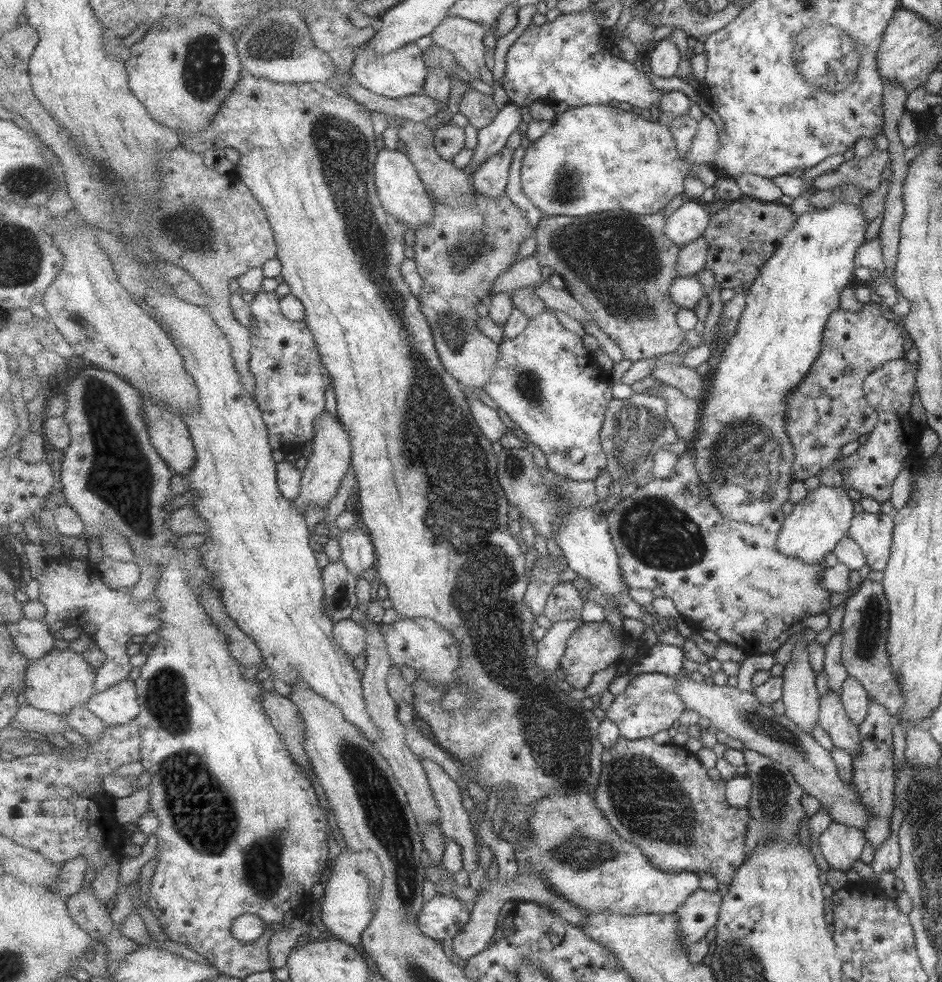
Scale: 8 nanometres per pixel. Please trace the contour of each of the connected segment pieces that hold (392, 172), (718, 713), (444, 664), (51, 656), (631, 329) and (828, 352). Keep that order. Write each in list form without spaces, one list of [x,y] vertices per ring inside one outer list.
[[[387,148],[378,152],[376,187],[385,210],[396,216],[397,220],[401,220],[403,224],[407,224],[414,232],[435,218],[433,215],[433,196],[429,194],[414,162],[407,153]]]
[[[678,675],[677,694],[685,702],[686,708],[696,711],[700,717],[711,720],[711,725],[745,743],[747,749],[761,753],[785,765],[795,781],[809,796],[817,798],[820,806],[826,808],[832,822],[844,824],[849,828],[865,830],[868,827],[870,814],[860,800],[860,796],[852,781],[841,780],[836,772],[836,763],[832,760],[831,752],[823,749],[810,733],[800,729],[793,721],[783,715],[770,713],[769,707],[761,705],[753,689],[741,691],[729,685],[712,686],[687,679]]]
[[[410,618],[389,624],[382,624],[382,633],[388,644],[389,654],[394,665],[409,666],[428,681],[436,685],[448,683],[456,678],[460,667],[460,650],[458,640],[450,630],[446,630],[430,618]]]
[[[54,648],[47,656],[30,662],[25,678],[27,686],[25,691],[26,704],[39,710],[66,716],[71,714],[74,708],[87,706],[91,701],[91,697],[97,695],[95,678],[97,678],[96,669],[81,654],[75,653],[68,648],[63,651]]]
[[[614,209],[585,217],[545,217],[535,232],[537,248],[533,255],[538,256],[541,266],[548,266],[561,276],[565,288],[588,308],[601,330],[620,347],[623,357],[633,362],[669,354],[685,345],[686,330],[679,323],[681,308],[670,295],[683,246],[665,232],[666,224],[667,219],[661,213],[637,215]]]
[[[869,301],[862,310],[845,312],[838,309],[830,314],[823,334],[822,346],[818,358],[814,360],[808,376],[797,388],[790,390],[786,396],[785,434],[793,447],[793,478],[805,481],[817,477],[823,468],[833,468],[833,464],[842,460],[841,452],[845,452],[845,444],[853,444],[853,440],[870,433],[879,419],[871,405],[867,403],[864,392],[864,379],[883,363],[904,358],[905,337],[904,326],[898,320],[889,320],[881,305]]]

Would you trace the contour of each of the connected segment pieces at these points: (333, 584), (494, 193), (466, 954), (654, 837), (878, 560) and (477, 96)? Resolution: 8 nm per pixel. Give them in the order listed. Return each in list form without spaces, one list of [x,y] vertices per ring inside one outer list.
[[[340,559],[331,562],[324,568],[324,581],[326,590],[326,611],[335,622],[349,618],[358,606],[357,582],[359,577],[345,566]]]
[[[503,147],[497,154],[482,162],[471,177],[475,188],[488,197],[498,197],[505,192],[509,170],[515,160],[515,149]]]
[[[520,868],[518,872],[512,878],[512,881],[505,881],[503,878],[496,877],[493,881],[490,881],[486,887],[485,892],[481,893],[477,898],[477,904],[472,907],[473,914],[472,919],[463,932],[459,932],[455,938],[452,939],[452,949],[457,955],[458,959],[469,962],[473,956],[480,954],[487,950],[486,948],[491,945],[491,938],[495,936],[497,932],[499,921],[499,914],[501,914],[501,908],[507,904],[507,902],[535,902],[539,906],[547,906],[549,910],[555,911],[555,914],[561,914],[573,926],[577,926],[580,929],[585,926],[585,920],[587,916],[583,911],[574,907],[571,903],[567,902],[563,898],[557,896],[551,892],[547,885],[541,880],[537,879],[535,875],[531,873],[521,873]]]
[[[623,735],[604,753],[600,787],[594,799],[609,820],[609,824],[637,845],[655,868],[665,872],[694,872],[700,876],[712,874],[722,884],[729,886],[739,867],[746,861],[748,826],[752,819],[750,810],[728,803],[726,781],[713,781],[699,758],[684,746],[657,744],[651,738],[629,740]]]
[[[861,511],[852,516],[847,535],[853,539],[871,571],[882,571],[887,567],[891,555],[891,528],[895,525],[887,514]]]
[[[470,82],[466,83],[467,91],[459,103],[459,112],[463,114],[470,124],[478,131],[490,126],[499,114],[499,106],[495,104],[492,95],[479,93],[470,87]]]

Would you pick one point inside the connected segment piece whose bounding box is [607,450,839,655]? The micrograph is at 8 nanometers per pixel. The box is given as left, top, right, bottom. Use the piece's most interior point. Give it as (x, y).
(727, 576)

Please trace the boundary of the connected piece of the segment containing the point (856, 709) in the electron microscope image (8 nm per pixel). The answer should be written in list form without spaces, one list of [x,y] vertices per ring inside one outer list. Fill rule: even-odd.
[[[849,674],[840,686],[840,702],[851,723],[859,725],[868,712],[869,697],[860,681]]]

